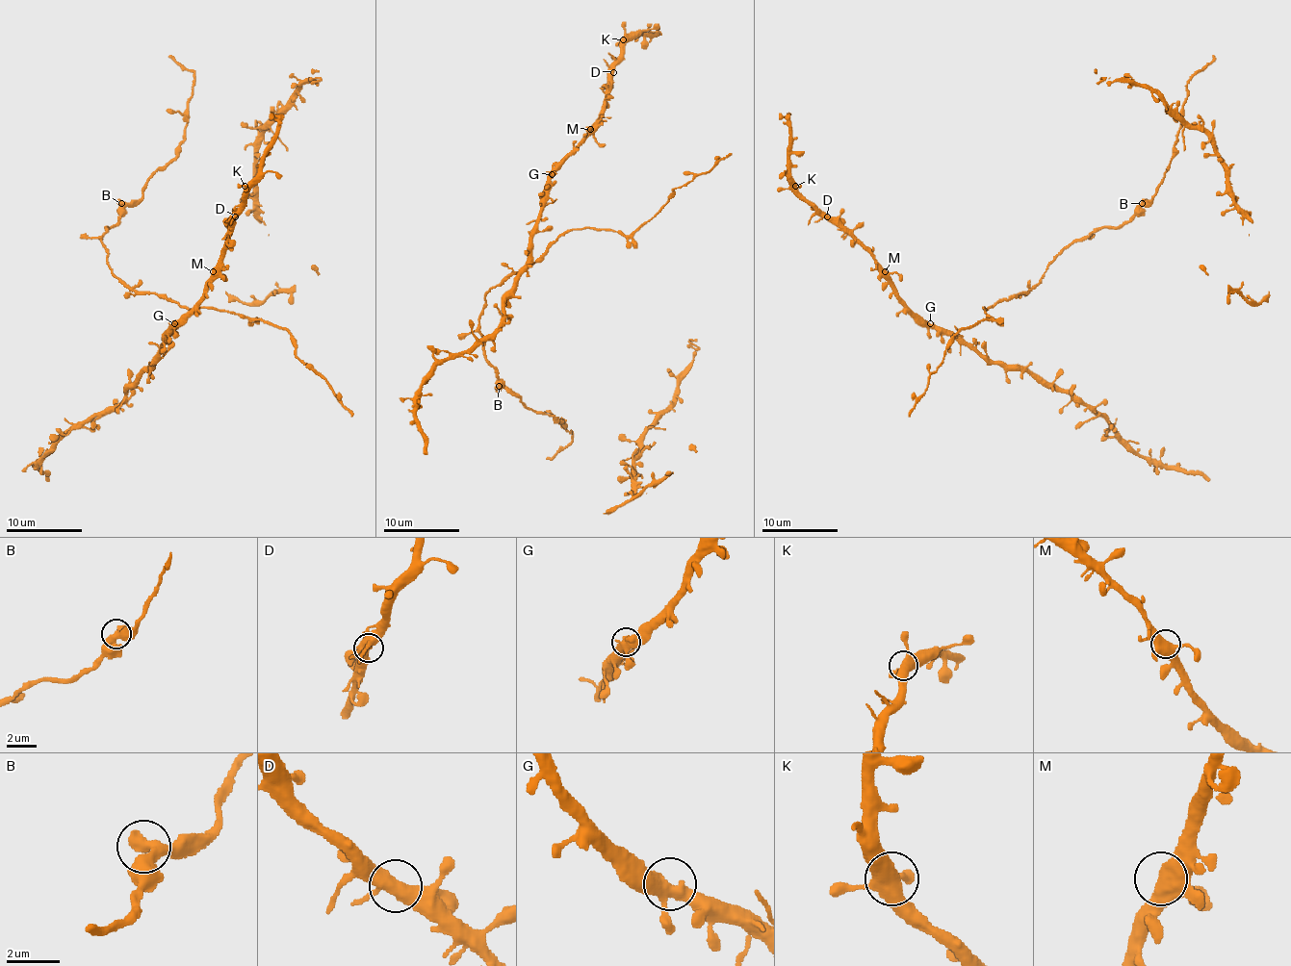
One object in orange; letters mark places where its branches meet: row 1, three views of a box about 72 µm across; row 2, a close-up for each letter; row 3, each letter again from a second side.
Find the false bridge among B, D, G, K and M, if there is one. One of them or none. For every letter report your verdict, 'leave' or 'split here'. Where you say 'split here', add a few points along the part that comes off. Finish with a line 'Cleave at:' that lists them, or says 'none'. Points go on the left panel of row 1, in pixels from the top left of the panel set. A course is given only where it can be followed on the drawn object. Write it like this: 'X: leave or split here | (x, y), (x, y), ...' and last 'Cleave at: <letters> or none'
B: leave
D: leave
G: leave
K: leave
M: leave
Cleave at: none

